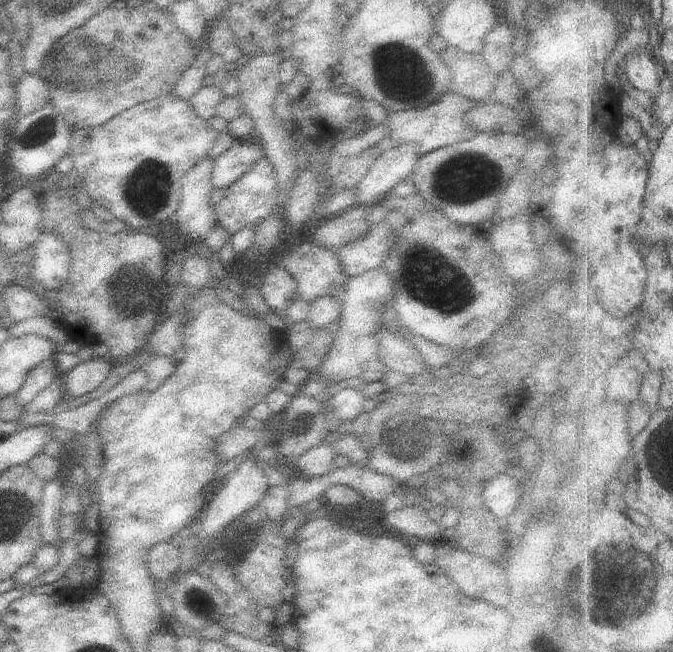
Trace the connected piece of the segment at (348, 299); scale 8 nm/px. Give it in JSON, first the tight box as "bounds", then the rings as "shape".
{"bounds":[317,268,393,382],"shape":[[[375,268],[348,279],[346,289],[340,296],[339,330],[317,374],[332,379],[332,382],[347,379],[381,382],[385,366],[375,354],[378,342],[371,336],[379,330],[379,314],[383,312],[383,302],[387,300],[393,300],[393,282],[385,268]]]}

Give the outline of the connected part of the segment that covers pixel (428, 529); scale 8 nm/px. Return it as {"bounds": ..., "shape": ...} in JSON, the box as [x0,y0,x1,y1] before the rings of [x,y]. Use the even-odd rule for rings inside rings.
{"bounds":[383,506,442,540],"shape":[[[403,506],[387,514],[383,514],[383,524],[389,524],[393,530],[405,537],[411,536],[427,540],[437,540],[442,534],[442,524],[430,520],[426,511],[417,506]]]}

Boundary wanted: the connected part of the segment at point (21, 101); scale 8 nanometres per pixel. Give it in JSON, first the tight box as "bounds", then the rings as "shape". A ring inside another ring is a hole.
{"bounds":[15,74,49,116],"shape":[[[24,74],[17,82],[15,88],[17,116],[39,111],[49,103],[49,90],[40,75]]]}

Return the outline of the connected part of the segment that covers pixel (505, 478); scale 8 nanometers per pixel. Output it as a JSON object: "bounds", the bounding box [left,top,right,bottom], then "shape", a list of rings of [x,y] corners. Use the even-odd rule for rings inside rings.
{"bounds":[483,474,521,518],"shape":[[[499,474],[483,488],[483,504],[491,510],[495,518],[507,518],[519,502],[521,484],[515,482],[509,474]]]}

